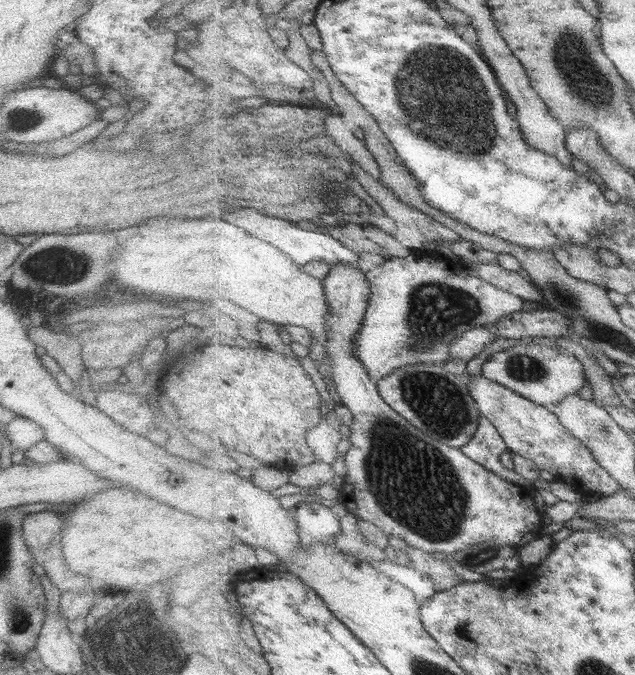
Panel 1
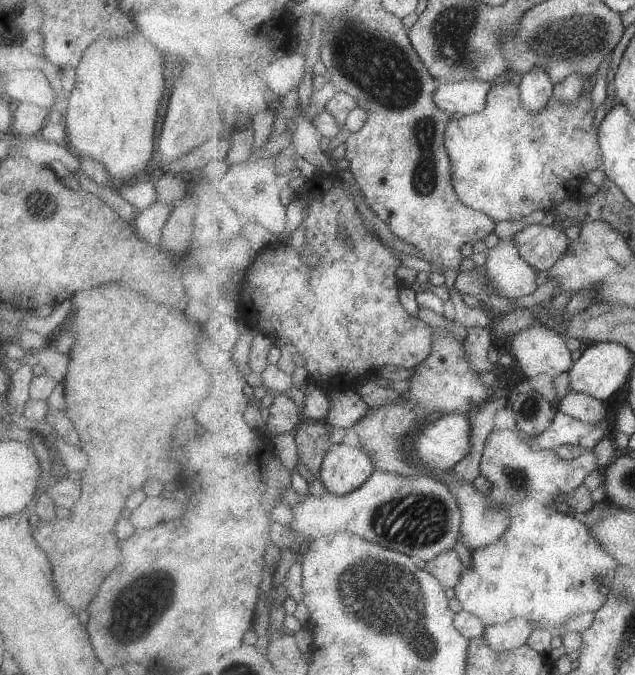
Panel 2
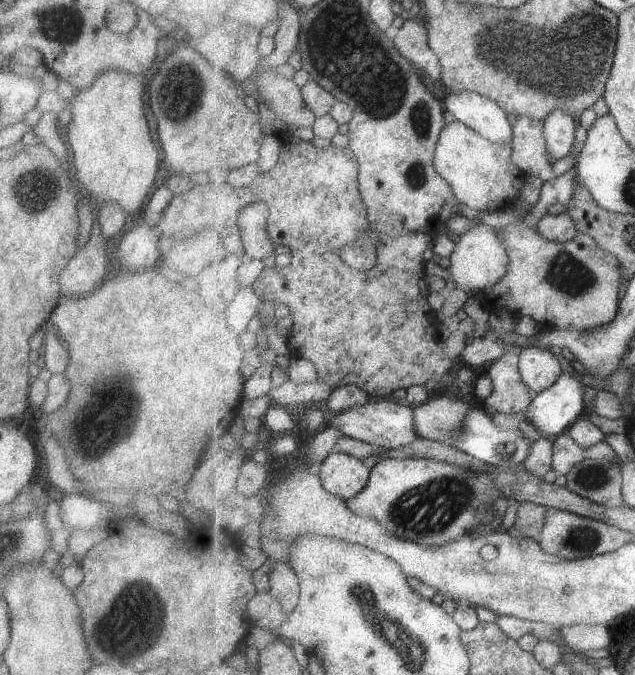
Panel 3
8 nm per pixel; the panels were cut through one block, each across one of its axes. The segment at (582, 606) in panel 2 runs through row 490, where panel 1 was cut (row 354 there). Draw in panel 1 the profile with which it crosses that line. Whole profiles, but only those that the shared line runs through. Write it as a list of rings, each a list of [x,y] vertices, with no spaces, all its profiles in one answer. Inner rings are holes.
[[[530,338],[521,340],[513,347],[490,355],[482,365],[482,376],[493,382],[499,382],[499,385],[515,391],[531,402],[552,409],[567,397],[577,395],[585,386],[584,364],[566,348],[557,345],[556,349],[556,345],[552,346],[552,344],[554,340],[550,340],[548,346],[541,345]]]

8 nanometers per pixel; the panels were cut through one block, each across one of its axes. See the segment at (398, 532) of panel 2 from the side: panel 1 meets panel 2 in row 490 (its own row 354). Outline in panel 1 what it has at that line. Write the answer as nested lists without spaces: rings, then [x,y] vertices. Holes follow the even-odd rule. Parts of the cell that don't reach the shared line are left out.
[[[434,255],[389,257],[383,264],[372,266],[365,274],[370,280],[372,295],[363,328],[354,336],[354,355],[377,382],[410,364],[443,364],[451,359],[451,350],[446,346],[454,338],[479,326],[493,327],[509,315],[525,310],[522,298],[478,277],[469,277],[456,264]]]

